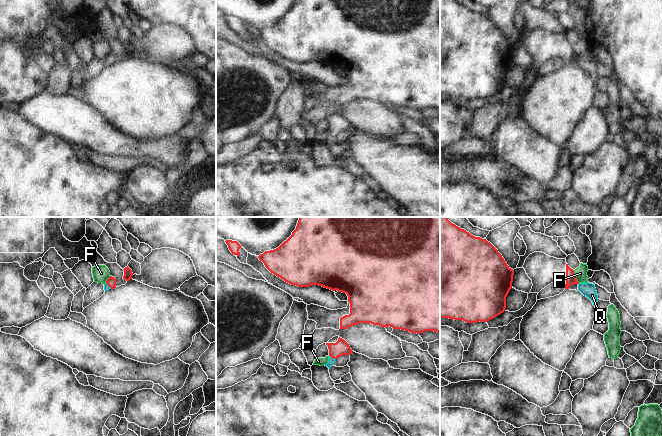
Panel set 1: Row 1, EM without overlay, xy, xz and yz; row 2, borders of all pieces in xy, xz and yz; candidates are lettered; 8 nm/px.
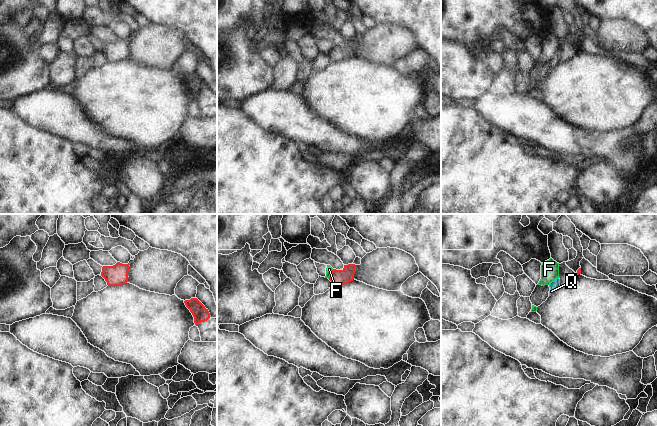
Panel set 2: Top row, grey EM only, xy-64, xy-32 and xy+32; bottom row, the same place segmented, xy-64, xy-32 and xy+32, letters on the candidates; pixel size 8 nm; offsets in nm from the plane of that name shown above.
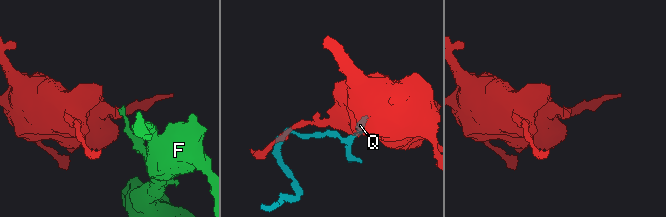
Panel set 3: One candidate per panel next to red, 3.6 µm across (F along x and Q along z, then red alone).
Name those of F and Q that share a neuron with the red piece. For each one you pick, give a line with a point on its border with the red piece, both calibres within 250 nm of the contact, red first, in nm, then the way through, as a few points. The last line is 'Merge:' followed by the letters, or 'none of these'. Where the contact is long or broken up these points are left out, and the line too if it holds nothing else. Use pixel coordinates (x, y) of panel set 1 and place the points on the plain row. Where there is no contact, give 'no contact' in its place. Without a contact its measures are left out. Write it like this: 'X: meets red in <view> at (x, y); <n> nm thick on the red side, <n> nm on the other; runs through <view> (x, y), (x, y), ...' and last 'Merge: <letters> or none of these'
Q: meets red in xz at (332, 133); 120 nm thick on the red side, 50 nm on the other; runs through xz (341, 123), (332, 133), (331, 137)
Merge: Q

